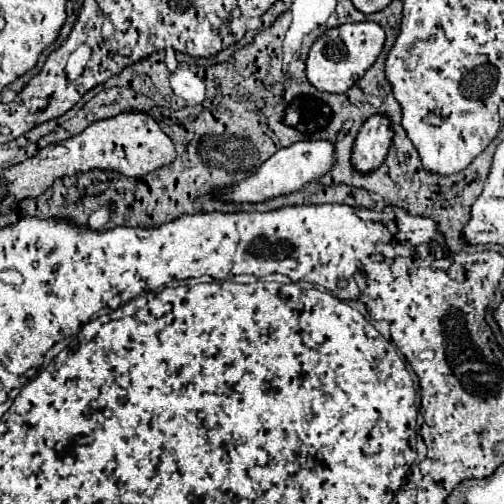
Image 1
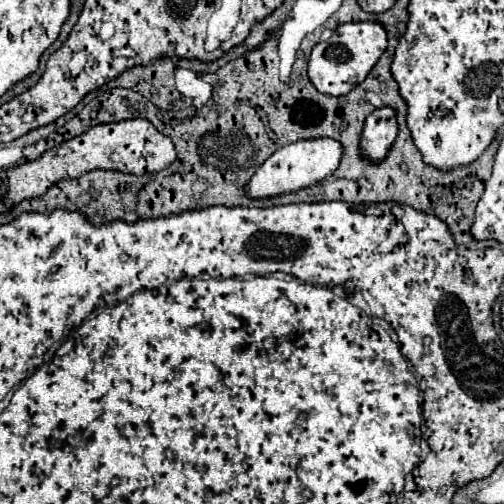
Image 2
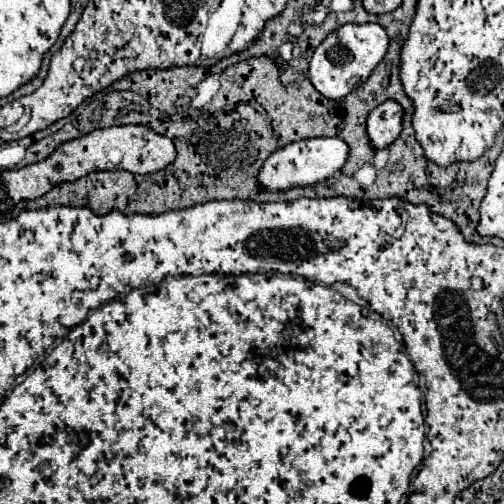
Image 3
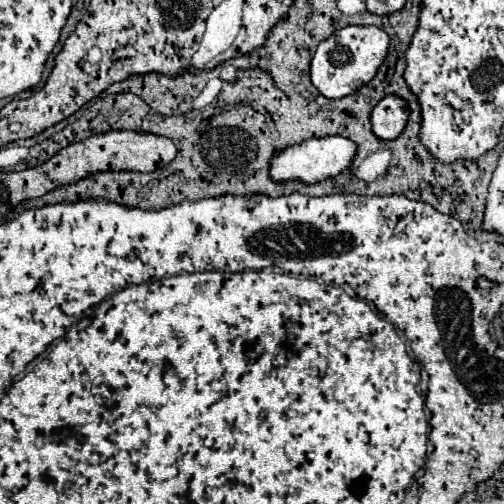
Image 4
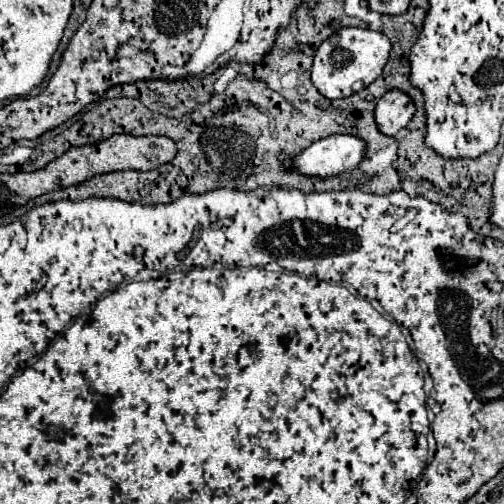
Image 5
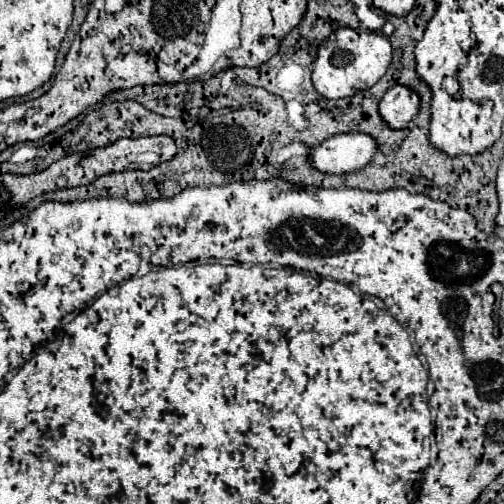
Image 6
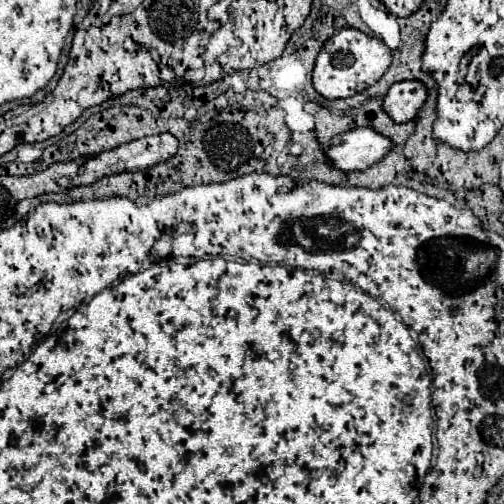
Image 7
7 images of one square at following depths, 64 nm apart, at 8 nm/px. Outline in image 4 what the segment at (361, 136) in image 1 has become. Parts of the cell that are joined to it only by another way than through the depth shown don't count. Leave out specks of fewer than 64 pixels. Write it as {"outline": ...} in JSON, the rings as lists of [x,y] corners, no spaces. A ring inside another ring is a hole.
{"outline":[[[398,96],[382,98],[374,106],[372,116],[370,116],[372,132],[380,140],[394,140],[394,138],[398,138],[400,132],[406,126],[406,120],[408,120],[408,108],[406,108],[404,100],[400,100]]]}

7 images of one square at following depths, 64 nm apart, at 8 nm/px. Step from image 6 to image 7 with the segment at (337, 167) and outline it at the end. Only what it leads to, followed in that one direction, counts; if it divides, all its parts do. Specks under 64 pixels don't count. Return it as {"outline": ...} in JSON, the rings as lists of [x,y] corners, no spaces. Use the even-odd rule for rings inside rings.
{"outline":[[[356,128],[334,136],[330,148],[326,148],[324,154],[336,170],[354,172],[376,164],[390,150],[392,142],[386,136],[372,132],[372,128]]]}

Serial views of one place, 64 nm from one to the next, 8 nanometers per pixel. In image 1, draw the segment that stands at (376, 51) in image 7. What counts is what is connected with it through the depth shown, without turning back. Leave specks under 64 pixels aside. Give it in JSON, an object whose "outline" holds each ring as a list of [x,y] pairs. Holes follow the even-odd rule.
{"outline":[[[354,22],[330,28],[310,48],[306,58],[306,76],[310,84],[322,92],[342,94],[352,88],[364,72],[376,62],[384,46],[384,30],[374,22]]]}

